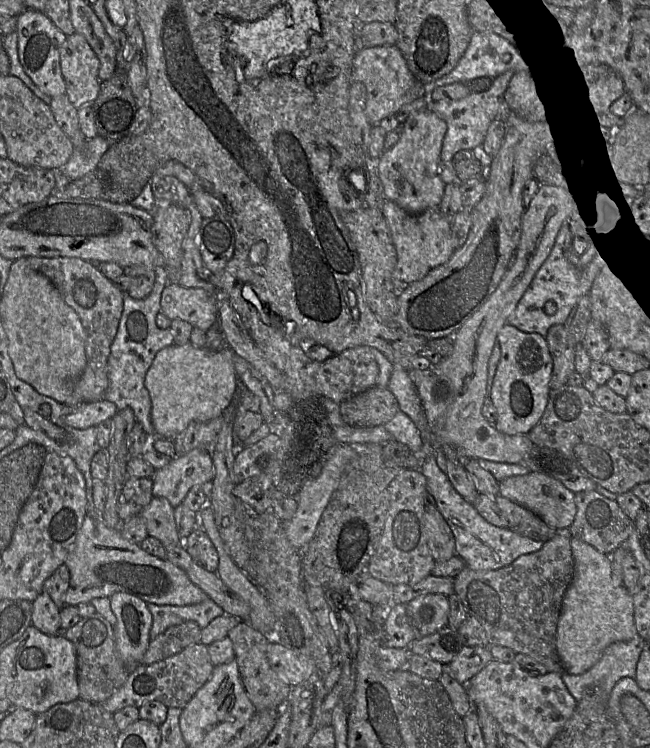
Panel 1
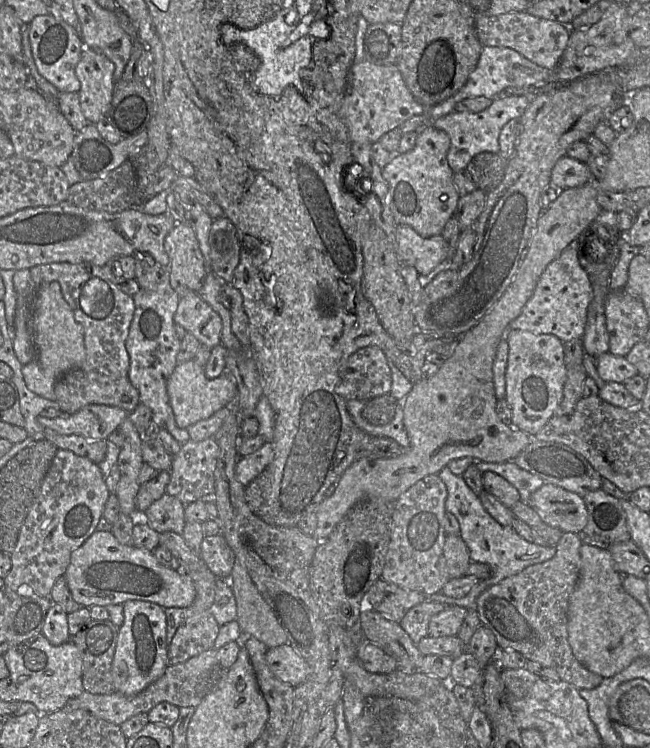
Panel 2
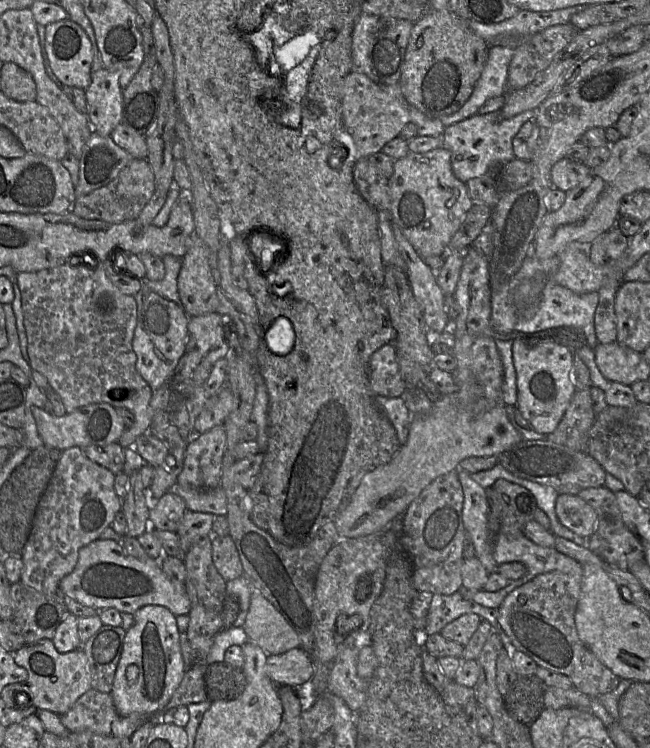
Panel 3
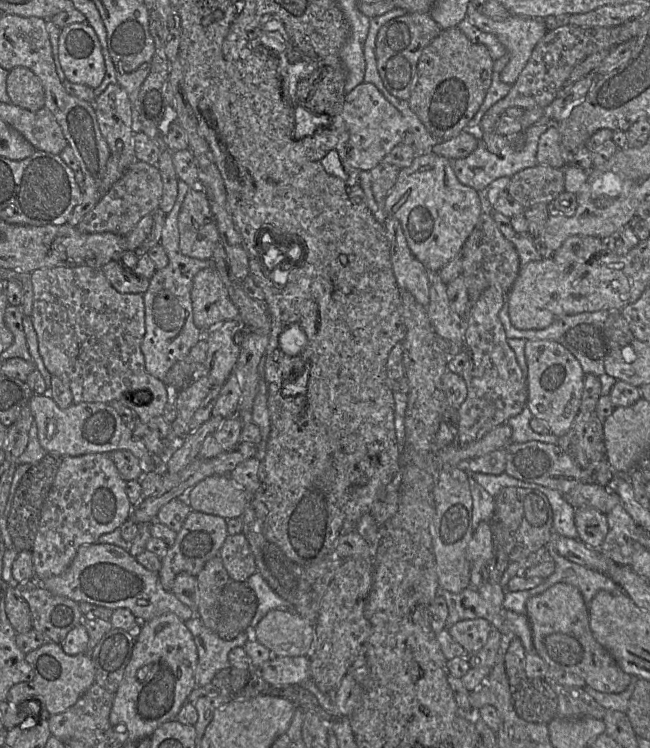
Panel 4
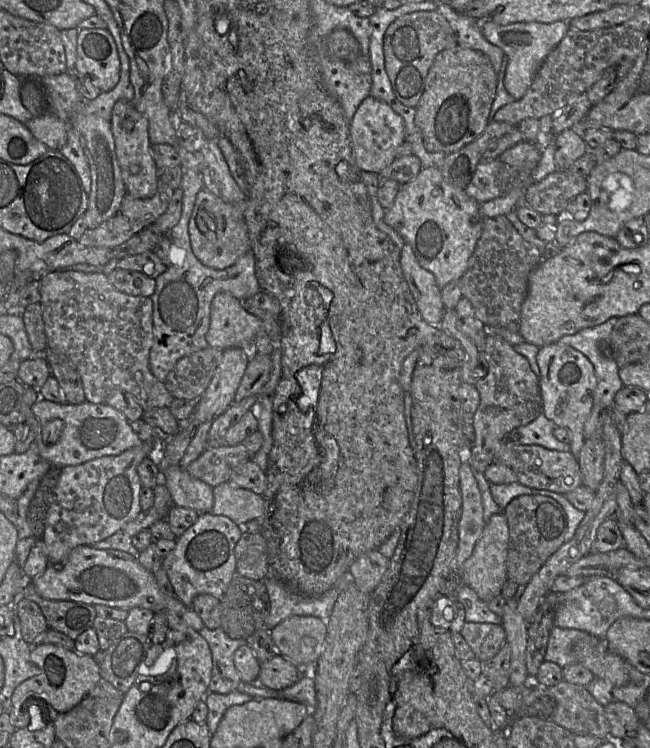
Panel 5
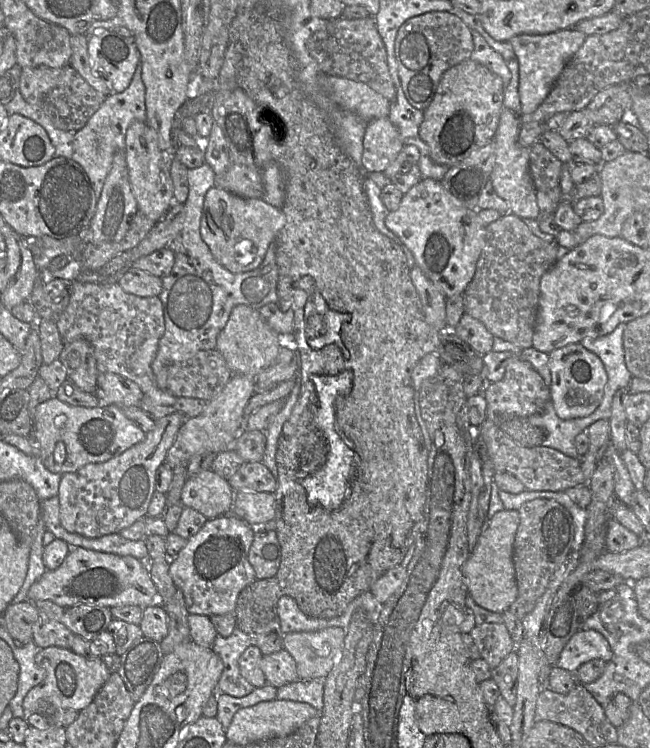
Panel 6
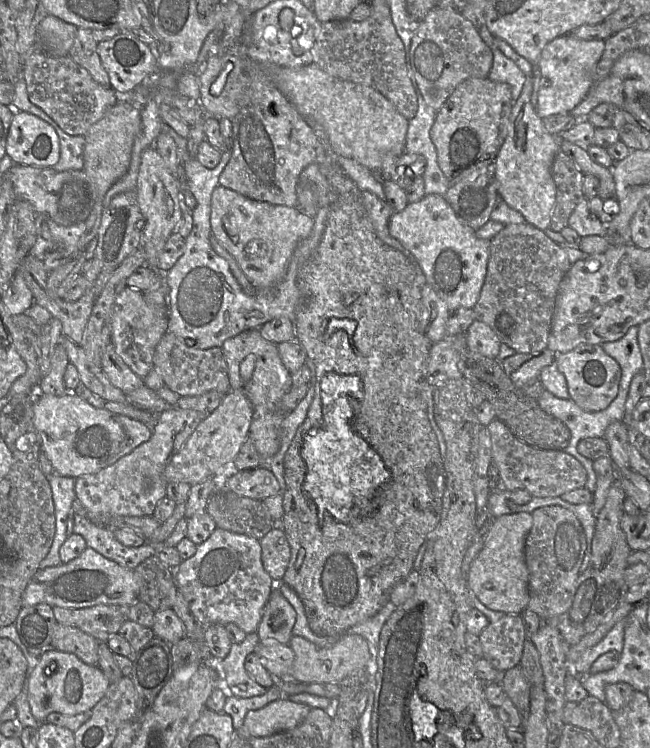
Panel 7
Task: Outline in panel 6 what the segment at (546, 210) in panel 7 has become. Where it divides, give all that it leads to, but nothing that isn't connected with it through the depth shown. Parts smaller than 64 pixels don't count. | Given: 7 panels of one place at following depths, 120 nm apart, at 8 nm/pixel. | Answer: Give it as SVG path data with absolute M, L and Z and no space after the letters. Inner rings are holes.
M506 108L502 110L495 135L495 163L491 181L497 195L508 203L514 215L521 219L537 220L541 216L541 211L537 204L536 189L529 170L530 149L521 146L518 141L521 125L520 114Z

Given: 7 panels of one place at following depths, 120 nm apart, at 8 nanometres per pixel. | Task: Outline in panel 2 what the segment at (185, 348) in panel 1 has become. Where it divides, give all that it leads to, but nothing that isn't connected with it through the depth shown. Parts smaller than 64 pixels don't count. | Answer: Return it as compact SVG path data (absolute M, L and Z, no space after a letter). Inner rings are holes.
M194 360L177 364L167 380L167 394L172 407L176 424L186 429L189 425L211 417L221 408L229 405L238 393L234 376L225 371L219 377L208 379L205 368Z

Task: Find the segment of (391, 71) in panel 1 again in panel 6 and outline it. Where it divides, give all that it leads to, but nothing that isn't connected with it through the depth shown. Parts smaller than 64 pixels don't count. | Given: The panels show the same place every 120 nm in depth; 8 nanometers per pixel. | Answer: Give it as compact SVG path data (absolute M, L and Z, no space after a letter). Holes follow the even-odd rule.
M382 117L367 122L363 146L363 170L384 173L396 160L404 143L389 117Z

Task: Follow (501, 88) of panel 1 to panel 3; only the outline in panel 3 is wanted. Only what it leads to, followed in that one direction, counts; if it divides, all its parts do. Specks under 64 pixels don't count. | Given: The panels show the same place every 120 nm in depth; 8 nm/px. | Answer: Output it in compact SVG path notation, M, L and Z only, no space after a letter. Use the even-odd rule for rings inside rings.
M500 111L475 114L445 128L442 138L444 147L450 150L454 175L463 183L484 176L493 165L502 165L516 159L513 138L527 121L533 121L534 111L525 111L512 118L504 119Z

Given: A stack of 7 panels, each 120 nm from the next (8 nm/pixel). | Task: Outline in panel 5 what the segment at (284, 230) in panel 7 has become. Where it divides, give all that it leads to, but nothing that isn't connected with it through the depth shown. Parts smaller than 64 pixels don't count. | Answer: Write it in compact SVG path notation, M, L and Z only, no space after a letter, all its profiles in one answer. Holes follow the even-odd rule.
M203 188L196 195L194 208L188 223L191 248L197 259L213 269L223 270L237 262L250 251L245 211L248 201L227 203Z

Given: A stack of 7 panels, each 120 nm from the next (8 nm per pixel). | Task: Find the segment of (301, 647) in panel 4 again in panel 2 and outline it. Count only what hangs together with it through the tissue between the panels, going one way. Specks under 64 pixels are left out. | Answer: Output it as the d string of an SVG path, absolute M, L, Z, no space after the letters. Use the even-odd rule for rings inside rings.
M235 561L228 580L236 600L236 621L243 634L255 637L268 648L286 644L287 636L275 614L239 561Z

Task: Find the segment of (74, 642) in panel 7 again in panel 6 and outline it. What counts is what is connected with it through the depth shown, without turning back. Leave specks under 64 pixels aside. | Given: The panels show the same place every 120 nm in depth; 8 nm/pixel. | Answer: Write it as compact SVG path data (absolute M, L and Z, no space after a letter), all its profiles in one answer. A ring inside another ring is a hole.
M39 612L39 618L33 626L33 642L37 646L70 649L74 636L75 634L60 621L51 619L44 612Z

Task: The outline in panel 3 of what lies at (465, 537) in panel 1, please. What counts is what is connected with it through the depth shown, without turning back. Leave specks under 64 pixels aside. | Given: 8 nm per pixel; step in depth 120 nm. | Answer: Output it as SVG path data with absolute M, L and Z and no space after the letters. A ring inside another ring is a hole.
M457 468L457 475L464 496L461 514L463 525L472 542L475 557L489 574L496 573L498 566L503 563L522 563L527 569L526 573L520 579L510 581L510 584L513 584L513 589L518 588L542 573L560 571L575 575L583 574L583 565L581 563L569 556L561 554L554 548L537 545L524 535L493 533L489 527L489 502L486 489L475 482L469 476L469 473L462 469Z

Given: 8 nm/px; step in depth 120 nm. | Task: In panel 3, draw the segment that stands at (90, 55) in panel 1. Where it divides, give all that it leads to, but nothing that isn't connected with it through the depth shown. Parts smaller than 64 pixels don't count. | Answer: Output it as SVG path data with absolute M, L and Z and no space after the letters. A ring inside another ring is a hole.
M105 67L92 72L91 83L85 89L87 115L95 132L110 136L114 128L122 123L123 95L119 83L119 74Z

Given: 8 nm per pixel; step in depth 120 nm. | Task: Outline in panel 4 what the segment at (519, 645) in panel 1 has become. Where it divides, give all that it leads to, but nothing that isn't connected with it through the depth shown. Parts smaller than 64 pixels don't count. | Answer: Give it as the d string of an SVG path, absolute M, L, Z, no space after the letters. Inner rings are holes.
M558 582L526 602L535 652L551 669L574 673L589 686L603 693L621 693L628 687L632 676L625 673L612 655L595 639L589 625L587 605L574 586Z

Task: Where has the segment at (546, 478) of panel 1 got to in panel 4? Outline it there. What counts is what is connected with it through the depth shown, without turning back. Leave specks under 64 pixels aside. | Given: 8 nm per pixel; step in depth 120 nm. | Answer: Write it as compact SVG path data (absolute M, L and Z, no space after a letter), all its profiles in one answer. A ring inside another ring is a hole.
M580 507L575 509L574 522L579 539L591 548L599 548L608 533L607 515L601 511Z

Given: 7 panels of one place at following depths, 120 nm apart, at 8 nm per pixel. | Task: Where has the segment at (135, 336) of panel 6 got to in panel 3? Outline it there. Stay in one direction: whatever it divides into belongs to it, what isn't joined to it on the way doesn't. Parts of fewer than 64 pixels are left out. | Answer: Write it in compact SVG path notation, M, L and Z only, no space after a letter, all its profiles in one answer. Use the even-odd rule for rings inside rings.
M101 262L92 264L65 264L62 266L43 269L35 272L17 273L17 283L21 293L23 311L23 323L27 335L28 362L33 370L45 376L51 388L59 394L67 413L71 413L79 407L93 403L108 403L115 408L126 408L134 414L134 423L126 428L118 440L123 448L131 448L140 435L147 433L150 429L155 411L150 407L153 390L149 384L140 376L136 370L136 354L132 347L135 327L137 325L137 303L134 295L123 294L108 278Z

